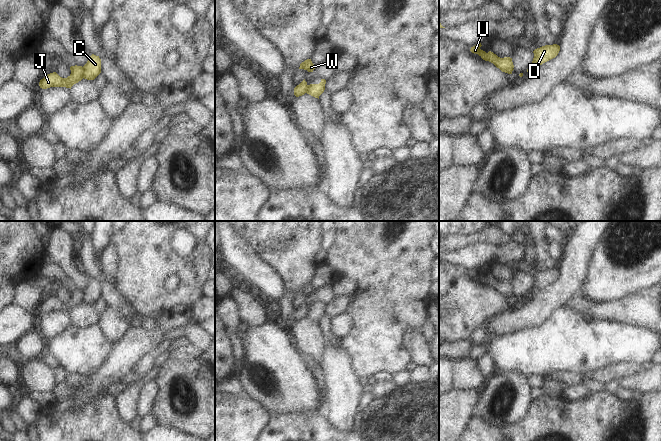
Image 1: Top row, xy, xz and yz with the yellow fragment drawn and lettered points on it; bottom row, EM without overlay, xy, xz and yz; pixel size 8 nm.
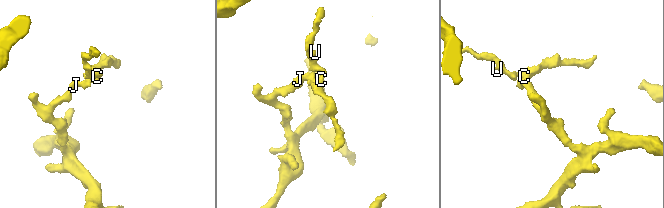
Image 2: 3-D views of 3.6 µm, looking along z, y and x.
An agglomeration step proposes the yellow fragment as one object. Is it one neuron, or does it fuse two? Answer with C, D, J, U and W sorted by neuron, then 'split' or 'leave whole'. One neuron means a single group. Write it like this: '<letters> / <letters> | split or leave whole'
C D U W / J | split

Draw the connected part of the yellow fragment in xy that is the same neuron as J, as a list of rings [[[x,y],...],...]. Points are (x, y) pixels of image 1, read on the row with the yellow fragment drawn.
[[[71,66],[71,74],[67,78],[60,77],[56,72],[50,73],[40,80],[39,86],[42,89],[50,87],[66,87],[70,88],[83,79],[83,67]]]

